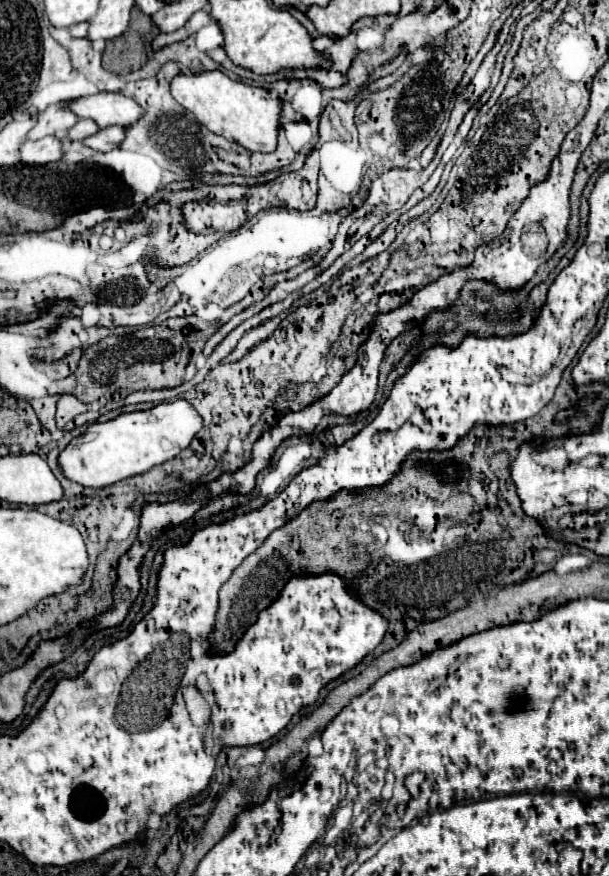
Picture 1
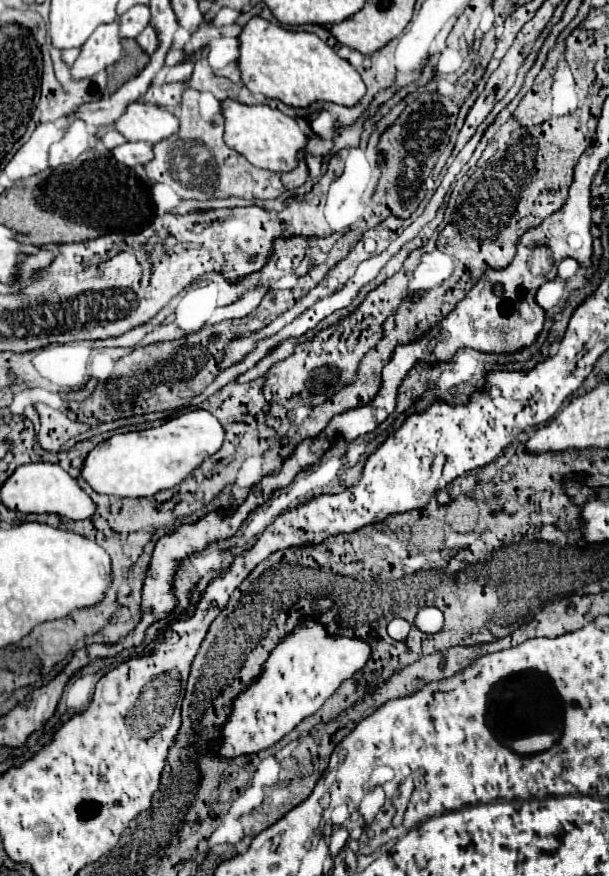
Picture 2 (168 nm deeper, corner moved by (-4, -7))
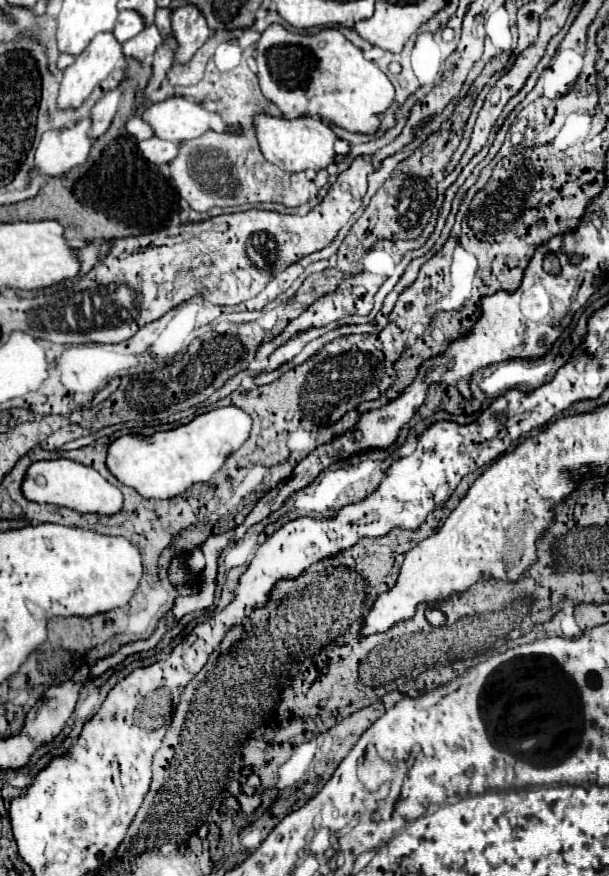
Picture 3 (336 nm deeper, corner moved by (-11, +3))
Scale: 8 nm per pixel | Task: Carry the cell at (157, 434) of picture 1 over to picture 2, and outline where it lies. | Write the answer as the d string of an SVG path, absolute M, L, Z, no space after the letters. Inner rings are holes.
M190 410L148 430L114 434L88 452L80 476L98 494L154 496L160 490L180 484L202 460L220 450L224 430L208 410Z

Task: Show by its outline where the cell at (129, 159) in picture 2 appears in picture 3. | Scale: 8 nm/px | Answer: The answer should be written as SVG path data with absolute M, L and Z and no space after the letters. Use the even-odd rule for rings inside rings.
M151 138L151 140L141 140L139 150L153 164L169 164L179 154L179 144L161 138Z

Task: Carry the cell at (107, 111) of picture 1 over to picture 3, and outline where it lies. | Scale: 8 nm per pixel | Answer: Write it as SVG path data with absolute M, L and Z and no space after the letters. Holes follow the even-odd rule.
M173 96L169 100L163 100L163 102L157 102L157 104L151 104L143 114L143 120L151 124L151 128L155 130L157 138L163 138L163 140L171 140L171 142L177 142L177 144L183 144L187 140L193 140L193 138L199 138L203 136L205 132L213 130L213 132L235 132L239 134L241 132L241 126L239 124L227 124L217 112L209 112L207 108L203 108L199 102L193 102L189 98L181 98L181 96Z

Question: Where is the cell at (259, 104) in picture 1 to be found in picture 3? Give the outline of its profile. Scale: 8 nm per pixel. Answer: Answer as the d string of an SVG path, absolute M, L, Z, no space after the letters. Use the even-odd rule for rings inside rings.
M259 114L255 118L255 128L257 128L257 138L261 144L263 156L279 166L285 172L305 172L305 170L323 170L333 162L339 162L339 154L335 152L333 144L337 140L335 132L323 124L319 118L295 118L295 120L285 120L285 118L273 118L267 114Z

